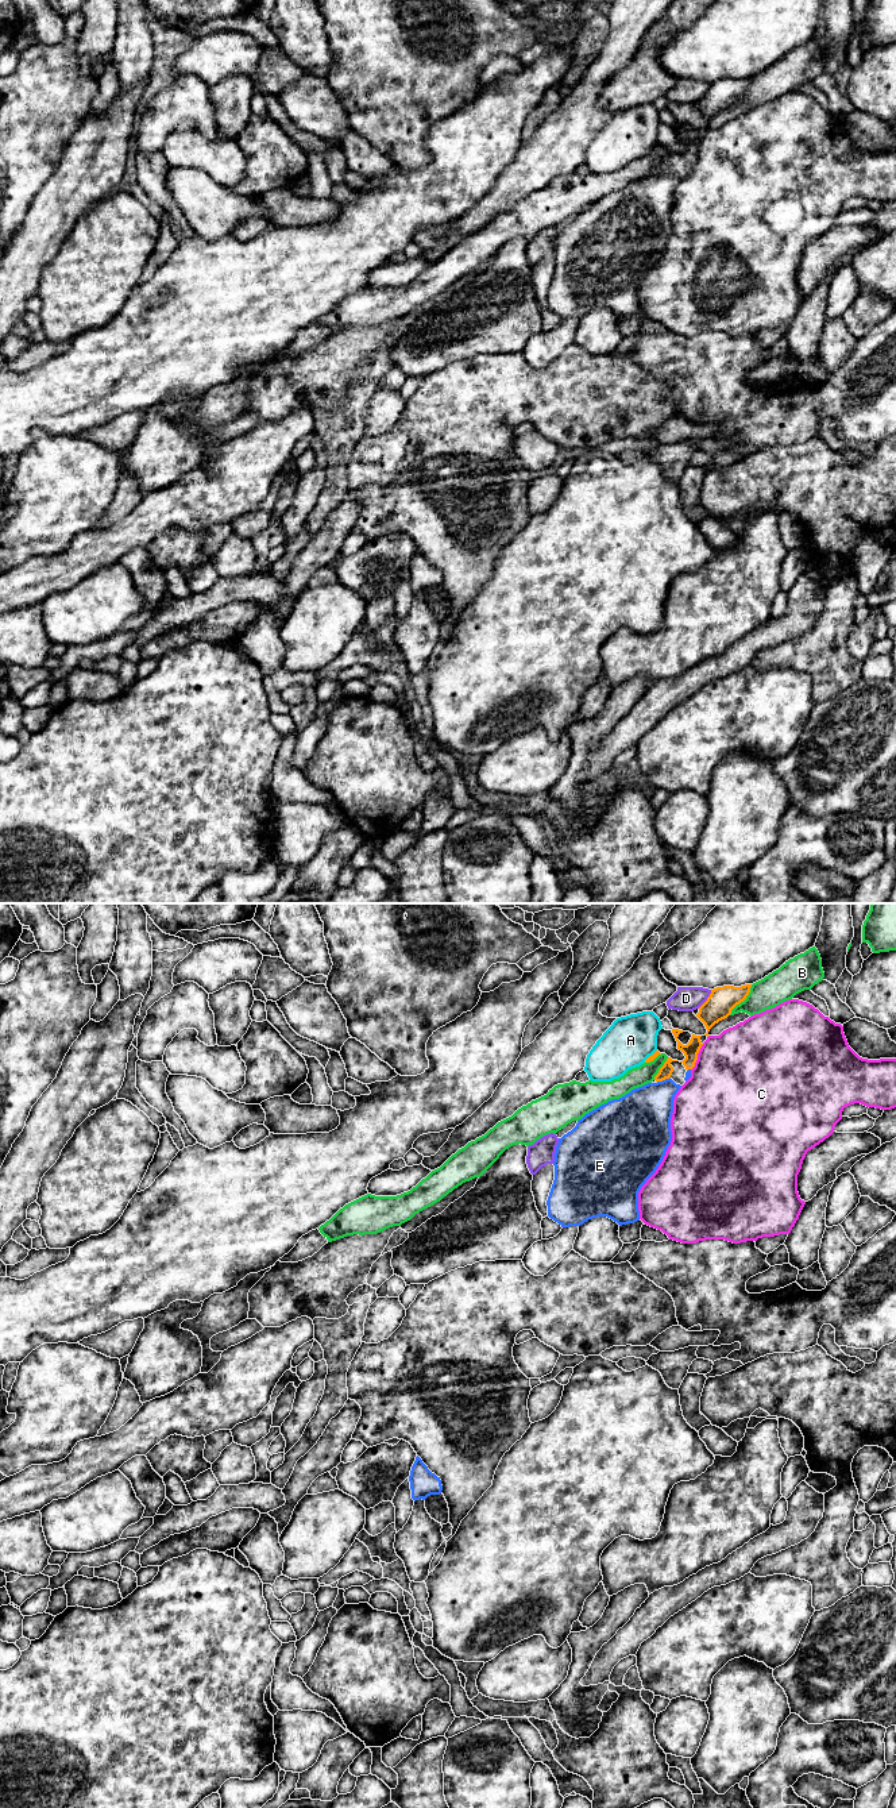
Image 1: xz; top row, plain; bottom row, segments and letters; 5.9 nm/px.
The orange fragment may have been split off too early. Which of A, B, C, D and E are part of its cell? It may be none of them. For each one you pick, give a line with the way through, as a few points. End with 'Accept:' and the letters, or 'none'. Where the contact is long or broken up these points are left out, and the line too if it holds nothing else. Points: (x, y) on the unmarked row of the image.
Accept: E

